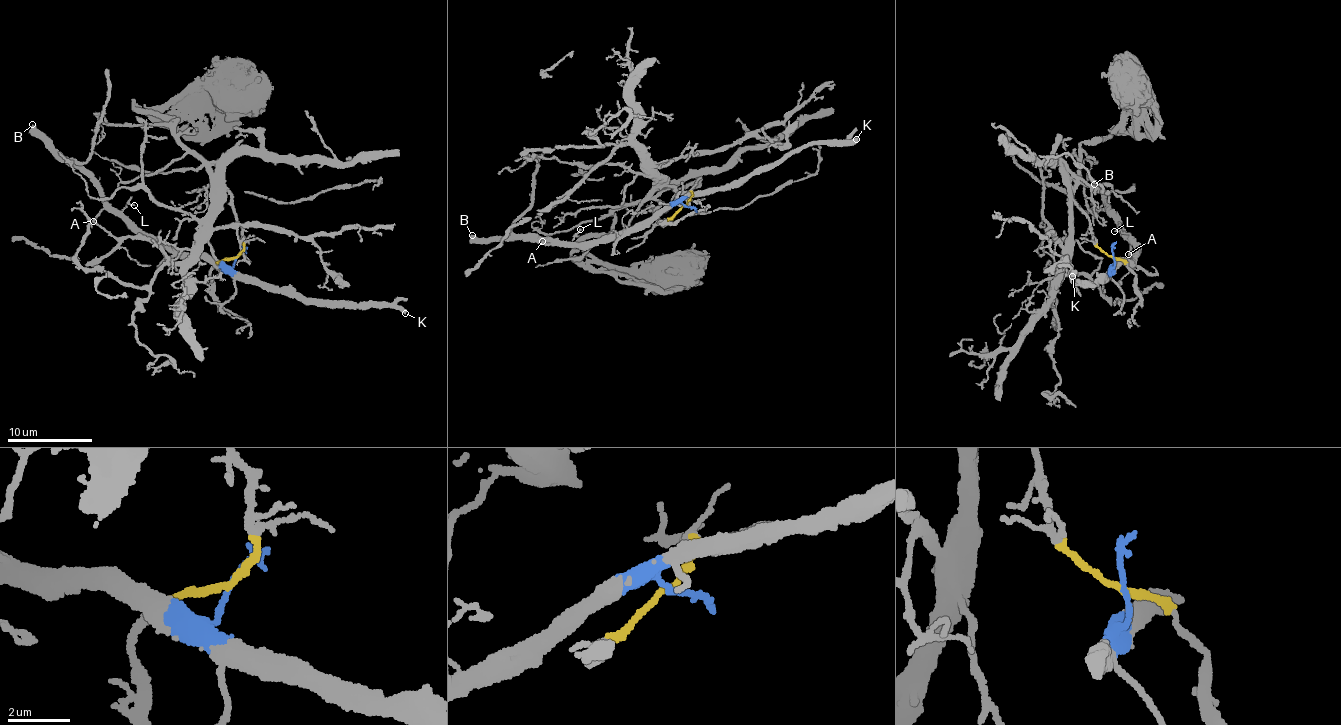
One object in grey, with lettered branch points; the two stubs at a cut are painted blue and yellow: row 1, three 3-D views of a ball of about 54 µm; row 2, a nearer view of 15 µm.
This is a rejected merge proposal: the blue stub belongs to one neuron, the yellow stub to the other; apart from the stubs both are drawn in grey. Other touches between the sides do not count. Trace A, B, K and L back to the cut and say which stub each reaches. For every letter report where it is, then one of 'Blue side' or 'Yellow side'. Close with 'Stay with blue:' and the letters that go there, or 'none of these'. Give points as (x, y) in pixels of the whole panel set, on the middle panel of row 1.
A: Place: (542, 241). Blue side
B: Place: (472, 235). Blue side
K: Place: (856, 139). Blue side
L: Place: (580, 229). Blue side
Stay with blue: A, B, K, L

